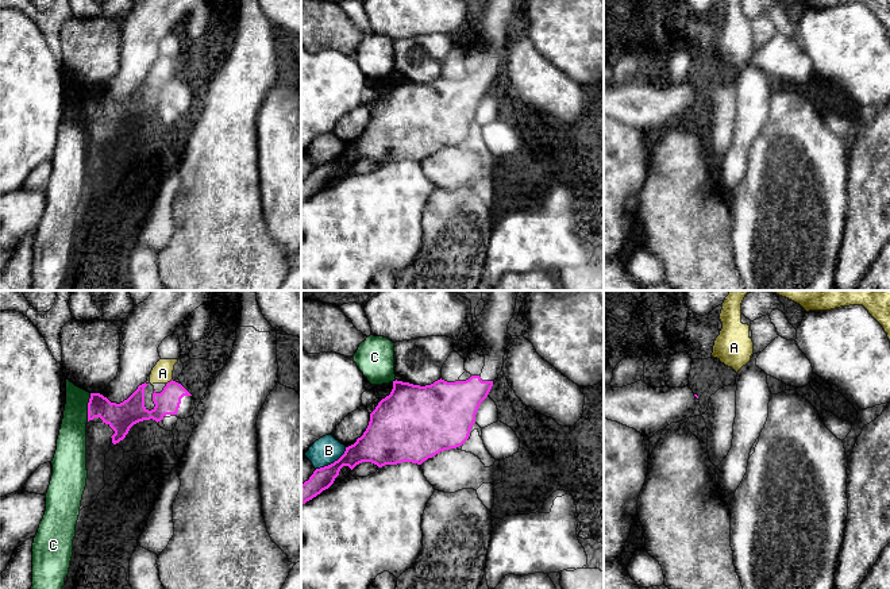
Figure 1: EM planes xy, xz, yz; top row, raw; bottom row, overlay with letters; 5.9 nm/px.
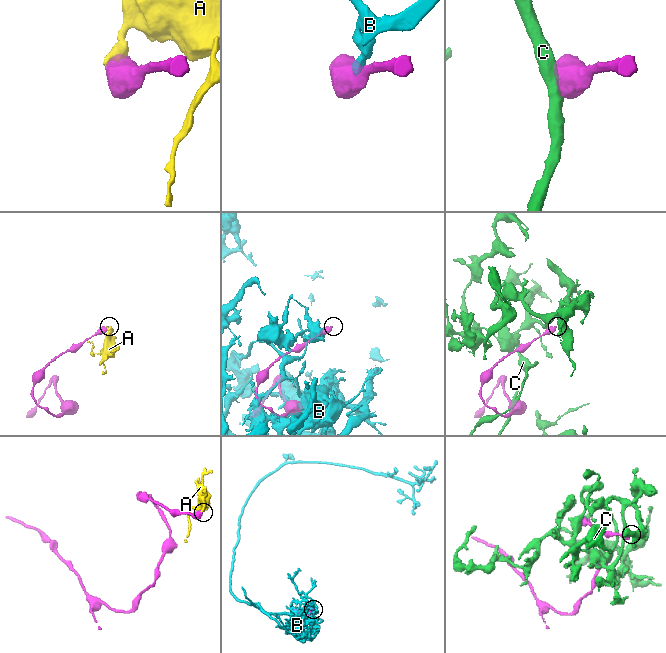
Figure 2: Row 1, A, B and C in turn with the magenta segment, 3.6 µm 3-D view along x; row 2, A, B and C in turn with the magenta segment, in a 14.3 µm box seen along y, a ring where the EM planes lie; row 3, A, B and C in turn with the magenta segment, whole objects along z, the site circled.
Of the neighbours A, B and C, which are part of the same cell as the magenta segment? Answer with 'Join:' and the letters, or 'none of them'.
Join: none of them

